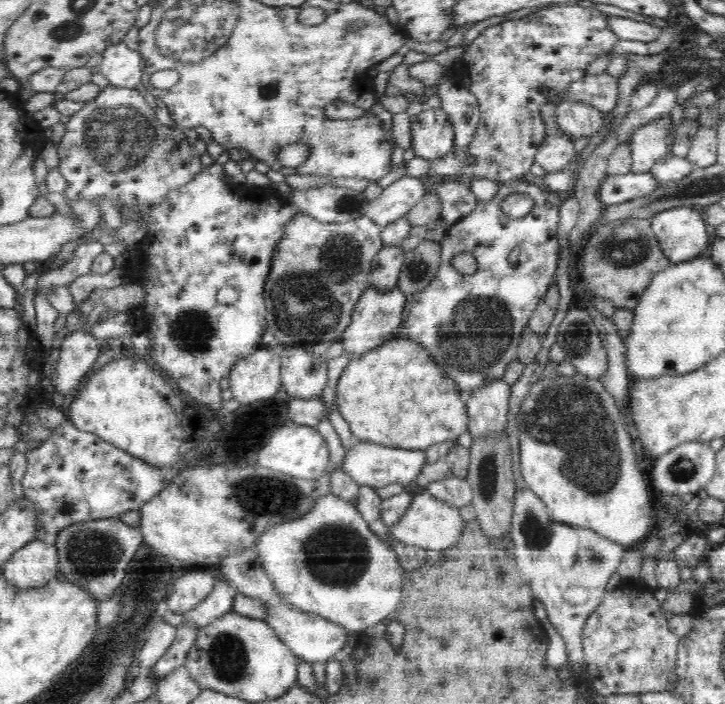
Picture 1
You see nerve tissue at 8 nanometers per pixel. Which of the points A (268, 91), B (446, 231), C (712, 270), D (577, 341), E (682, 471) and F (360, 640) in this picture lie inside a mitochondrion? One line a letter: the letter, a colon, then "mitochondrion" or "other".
A: other
B: other
C: other
D: mitochondrion
E: mitochondrion
F: other

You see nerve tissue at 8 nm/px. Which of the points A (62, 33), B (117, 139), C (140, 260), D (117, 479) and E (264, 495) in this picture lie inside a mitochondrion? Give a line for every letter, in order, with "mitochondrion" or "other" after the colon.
A: mitochondrion
B: mitochondrion
C: other
D: other
E: mitochondrion

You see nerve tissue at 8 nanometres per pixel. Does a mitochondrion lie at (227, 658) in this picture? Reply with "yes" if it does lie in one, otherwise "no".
yes

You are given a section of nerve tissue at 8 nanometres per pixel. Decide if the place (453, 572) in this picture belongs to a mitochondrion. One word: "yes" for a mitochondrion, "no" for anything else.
no

